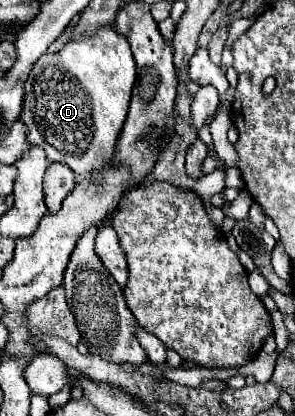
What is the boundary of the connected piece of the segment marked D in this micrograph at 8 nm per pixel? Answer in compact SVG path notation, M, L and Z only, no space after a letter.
M102 27L96 35L68 43L54 55L42 55L26 81L26 97L20 113L20 119L28 125L28 141L42 147L50 161L68 165L78 179L84 179L92 171L108 167L116 153L116 141L128 113L134 81L136 63L130 45L124 35L116 33L114 27Z

